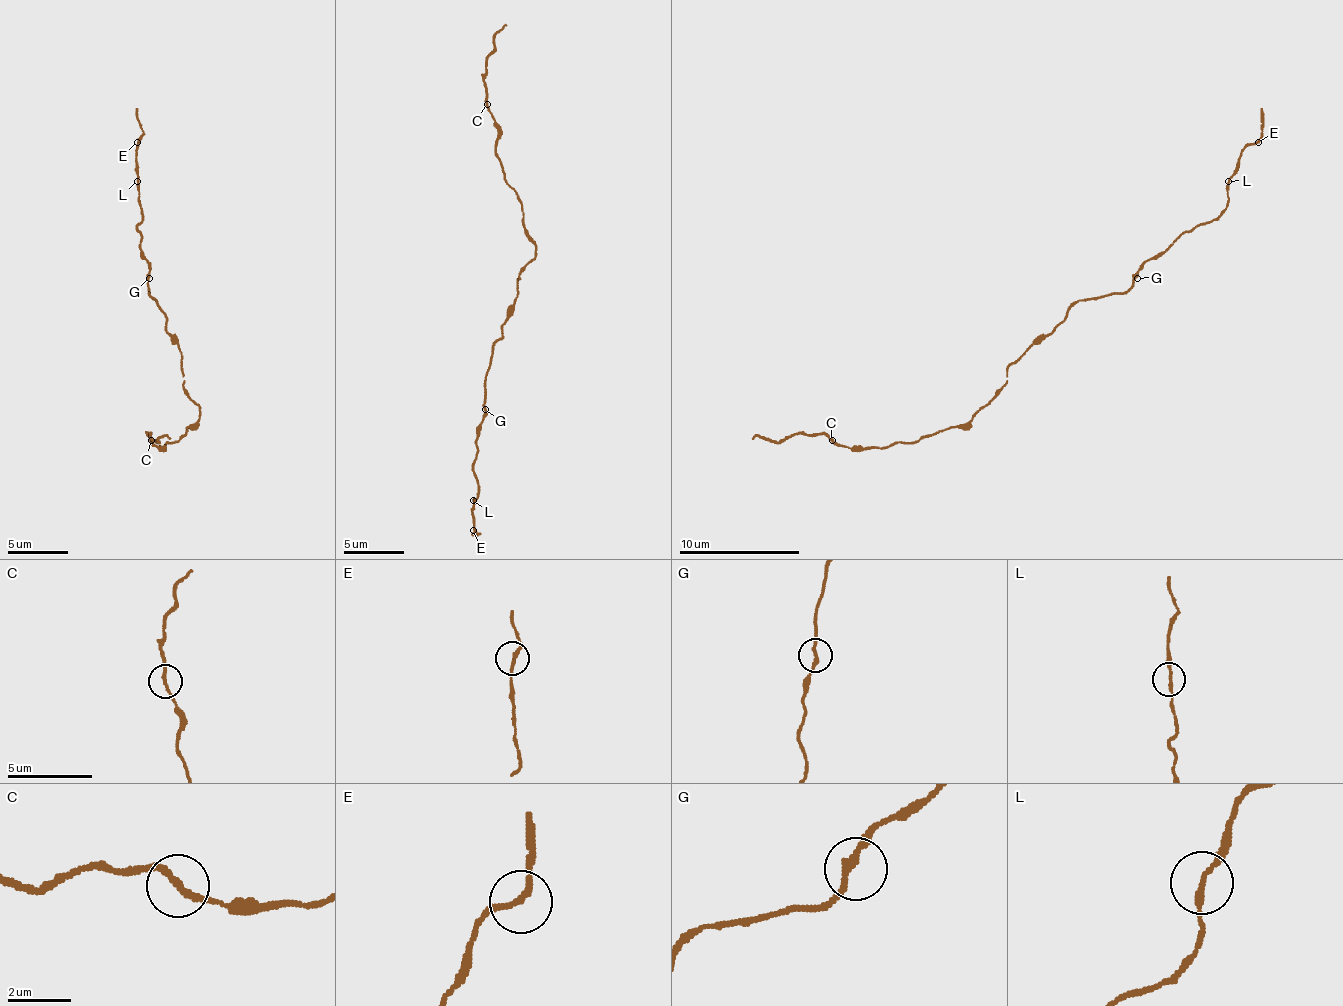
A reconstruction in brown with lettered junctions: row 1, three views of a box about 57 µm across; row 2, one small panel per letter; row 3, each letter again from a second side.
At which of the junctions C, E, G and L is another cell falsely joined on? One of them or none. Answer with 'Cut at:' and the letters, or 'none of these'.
Cut at: none of these

